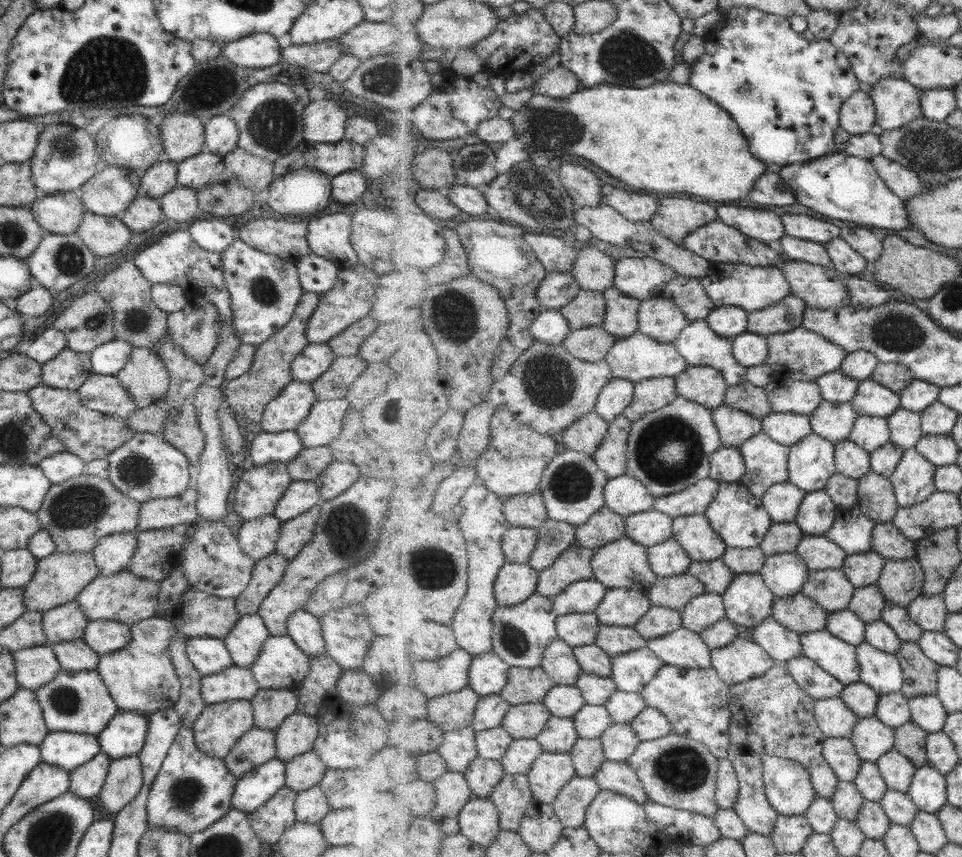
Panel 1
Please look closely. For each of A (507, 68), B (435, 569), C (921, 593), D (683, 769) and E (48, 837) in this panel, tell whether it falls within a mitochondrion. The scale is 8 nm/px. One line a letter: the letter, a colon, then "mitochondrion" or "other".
A: other
B: mitochondrion
C: other
D: mitochondrion
E: mitochondrion

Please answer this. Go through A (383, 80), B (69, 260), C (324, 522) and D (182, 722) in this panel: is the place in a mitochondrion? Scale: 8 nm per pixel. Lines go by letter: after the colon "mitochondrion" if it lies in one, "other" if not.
A: mitochondrion
B: mitochondrion
C: mitochondrion
D: other

